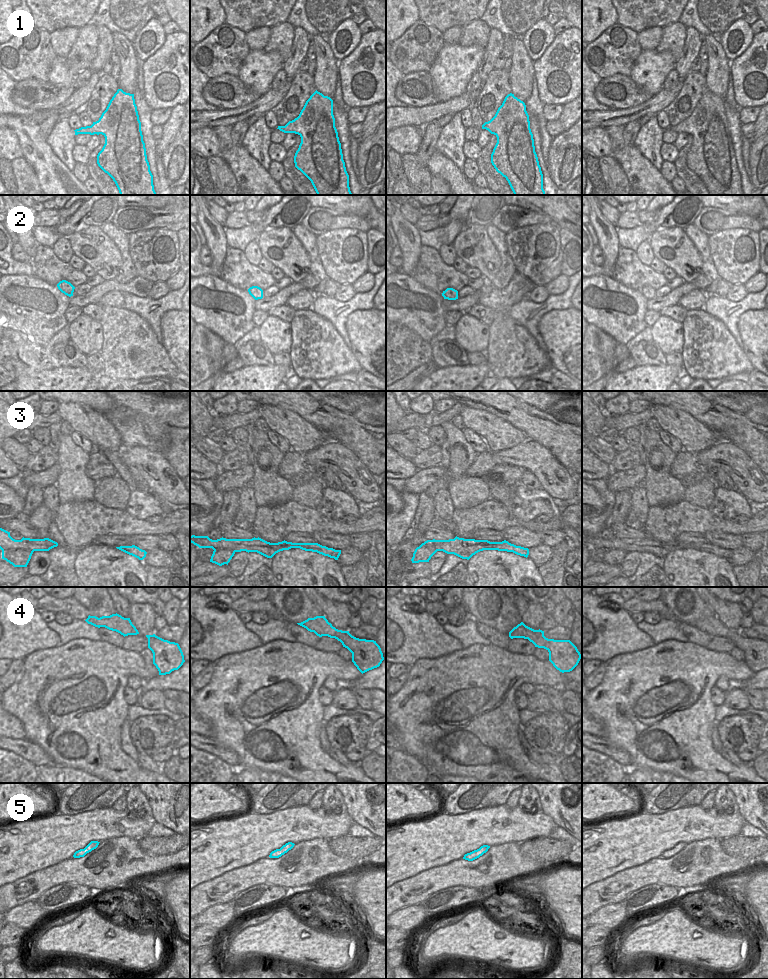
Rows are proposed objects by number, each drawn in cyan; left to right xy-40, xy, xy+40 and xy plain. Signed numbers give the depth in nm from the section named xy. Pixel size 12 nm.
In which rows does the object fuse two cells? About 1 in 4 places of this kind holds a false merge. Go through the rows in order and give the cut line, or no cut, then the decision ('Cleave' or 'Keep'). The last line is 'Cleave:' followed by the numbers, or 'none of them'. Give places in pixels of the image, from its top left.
1: No split. Keep
2: No split. Keep
3: Split along xy-40 (2, 550), (30, 550), (32, 552). Cleave
4: No split. Keep
5: No split. Keep
Cleave: 3.

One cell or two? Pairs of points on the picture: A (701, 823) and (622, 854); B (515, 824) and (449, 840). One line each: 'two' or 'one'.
A: one
B: one

